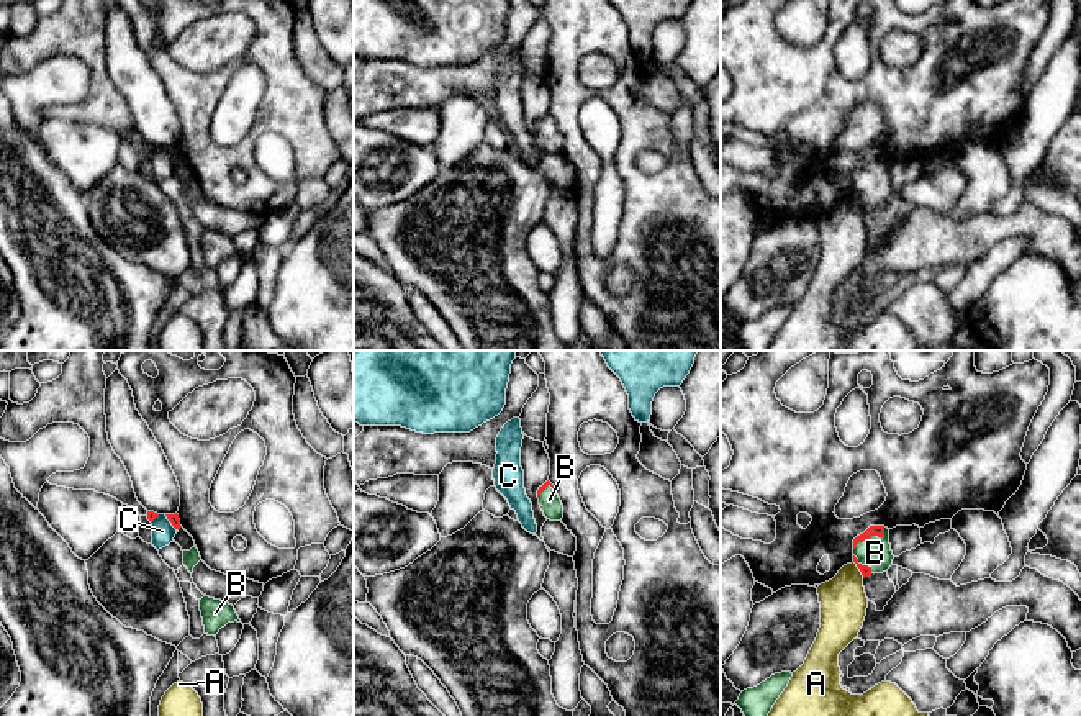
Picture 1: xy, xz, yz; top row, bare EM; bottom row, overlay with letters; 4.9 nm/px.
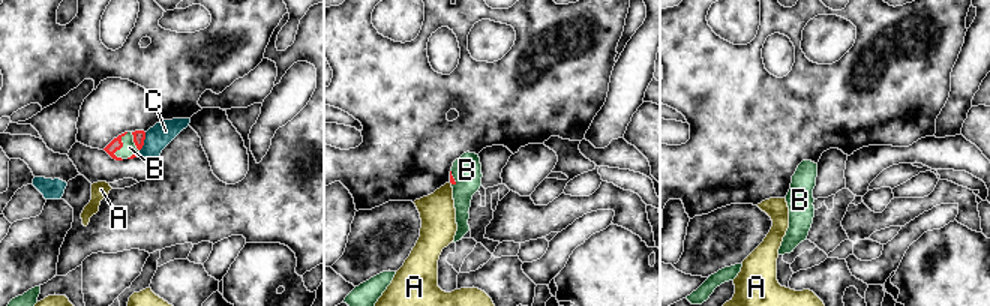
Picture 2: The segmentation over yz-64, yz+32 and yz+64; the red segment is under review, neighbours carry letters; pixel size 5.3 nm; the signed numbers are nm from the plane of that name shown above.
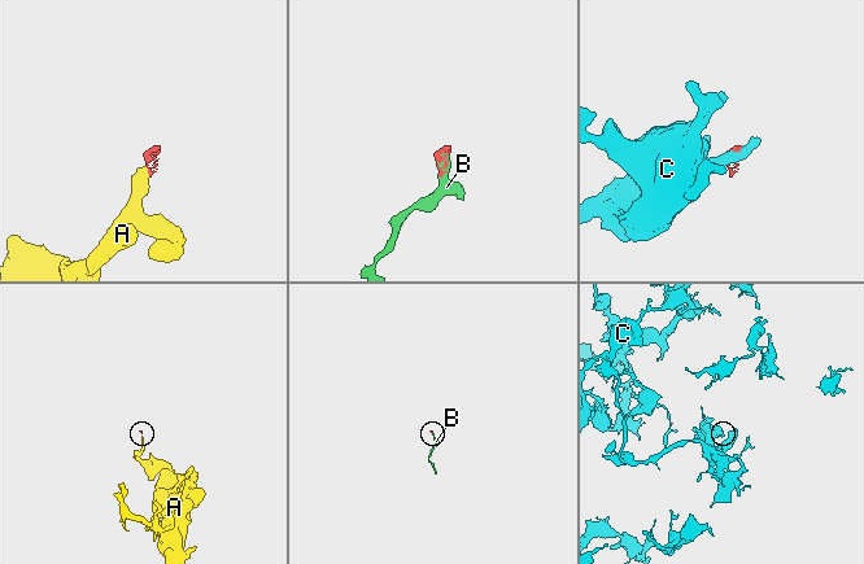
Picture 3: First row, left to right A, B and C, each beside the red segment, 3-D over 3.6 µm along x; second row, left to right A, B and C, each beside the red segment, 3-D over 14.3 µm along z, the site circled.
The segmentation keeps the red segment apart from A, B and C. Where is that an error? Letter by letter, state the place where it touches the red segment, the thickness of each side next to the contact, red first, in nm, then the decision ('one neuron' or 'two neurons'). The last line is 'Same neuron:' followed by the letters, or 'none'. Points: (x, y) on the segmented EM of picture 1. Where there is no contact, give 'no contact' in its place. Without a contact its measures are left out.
A: contact yz (859, 567); calibres 50 and 220 nm; two neurons
B: contact yz (870, 536); calibres 50 and 150 nm; one neuron
C: contact xy (171, 521); calibres 50 and 110 nm; two neurons
Same neuron: B

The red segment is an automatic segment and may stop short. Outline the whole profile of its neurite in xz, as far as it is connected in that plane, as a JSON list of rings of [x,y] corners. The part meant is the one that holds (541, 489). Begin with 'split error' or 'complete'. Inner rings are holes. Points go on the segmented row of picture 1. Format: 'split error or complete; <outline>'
split error; [[[549,480],[542,487],[539,487],[537,498],[547,519],[562,521],[563,505]]]

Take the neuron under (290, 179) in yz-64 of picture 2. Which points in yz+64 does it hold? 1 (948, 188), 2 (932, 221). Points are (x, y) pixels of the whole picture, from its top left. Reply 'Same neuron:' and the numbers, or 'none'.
Same neuron: 1

